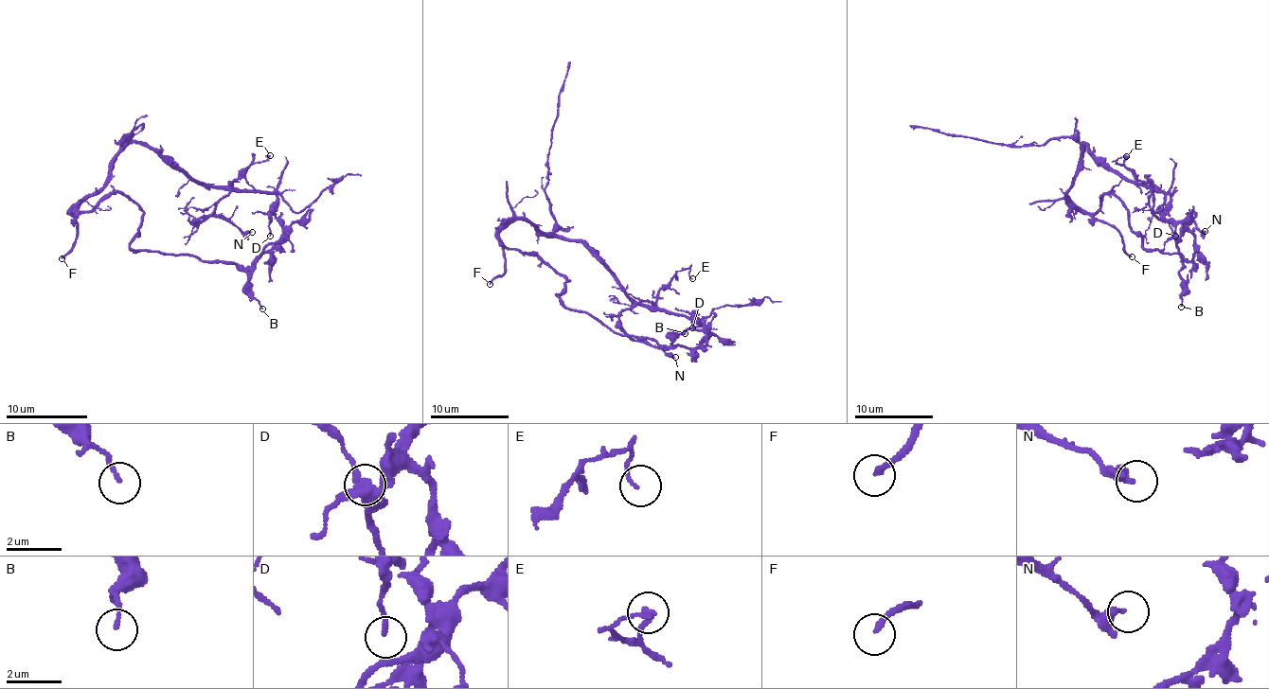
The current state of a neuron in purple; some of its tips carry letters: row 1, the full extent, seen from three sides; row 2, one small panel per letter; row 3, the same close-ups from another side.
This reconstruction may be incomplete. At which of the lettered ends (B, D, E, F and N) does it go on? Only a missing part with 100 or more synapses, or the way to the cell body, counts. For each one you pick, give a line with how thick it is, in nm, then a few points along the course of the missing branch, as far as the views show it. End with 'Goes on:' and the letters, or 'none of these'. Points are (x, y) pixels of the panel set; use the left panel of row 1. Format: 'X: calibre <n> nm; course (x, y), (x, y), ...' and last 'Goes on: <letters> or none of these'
F: calibre 200 nm; course (62, 258), (65, 268), (114, 278), (151, 299), (165, 321), (170, 355), (183, 388), (181, 397)
Goes on: F

